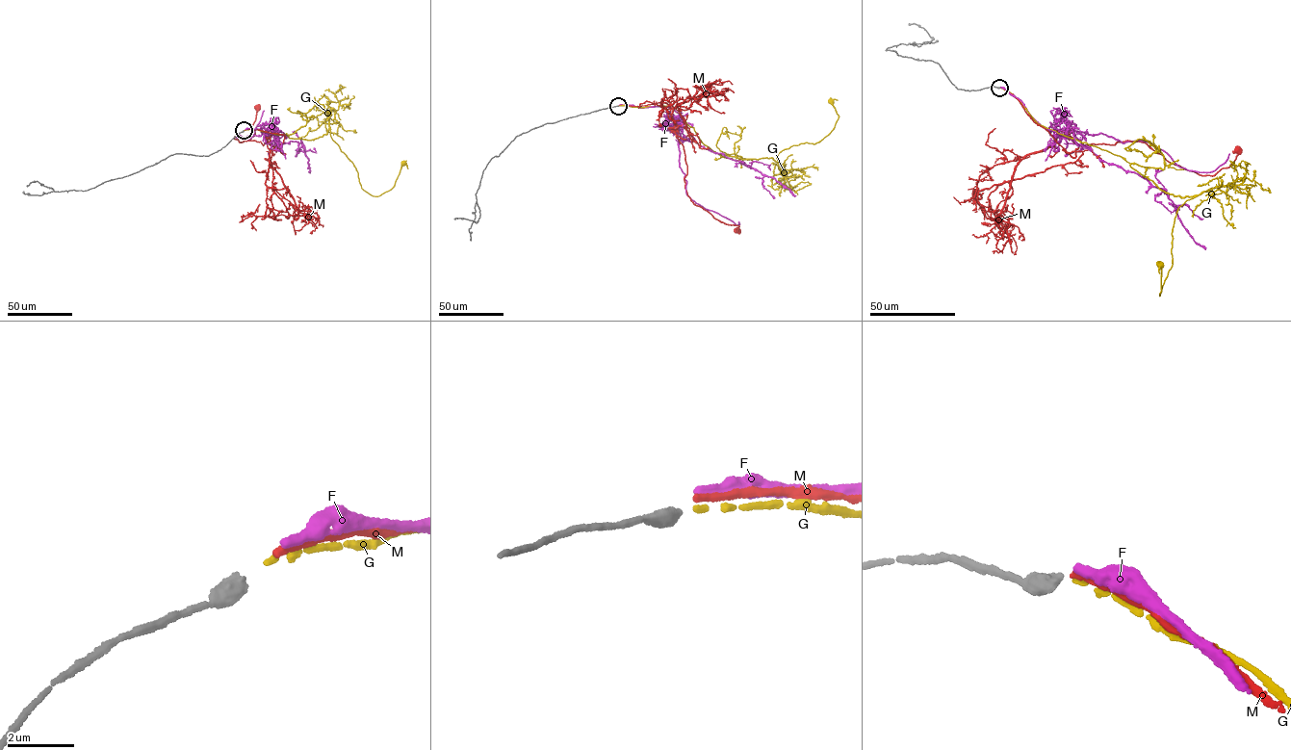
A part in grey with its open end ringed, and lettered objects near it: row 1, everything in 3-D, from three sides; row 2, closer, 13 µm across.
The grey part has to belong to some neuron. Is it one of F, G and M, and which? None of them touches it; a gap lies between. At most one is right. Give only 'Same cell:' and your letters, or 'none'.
Same cell: G

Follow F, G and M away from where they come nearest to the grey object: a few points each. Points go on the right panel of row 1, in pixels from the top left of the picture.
F: (1000, 87), (1038, 123), (1091, 150), (1072, 132), (1147, 142), (1189, 170), (1210, 172), (1229, 153)
G: (1000, 88), (1043, 126), (1120, 156), (1165, 192), (1196, 195), (1178, 208), (1172, 266), (1160, 296), (1158, 264)
M: (1000, 88), (1073, 157), (1078, 146), (1071, 136), (1081, 145), (1140, 141), (1170, 163), (1212, 176), (1239, 149)

